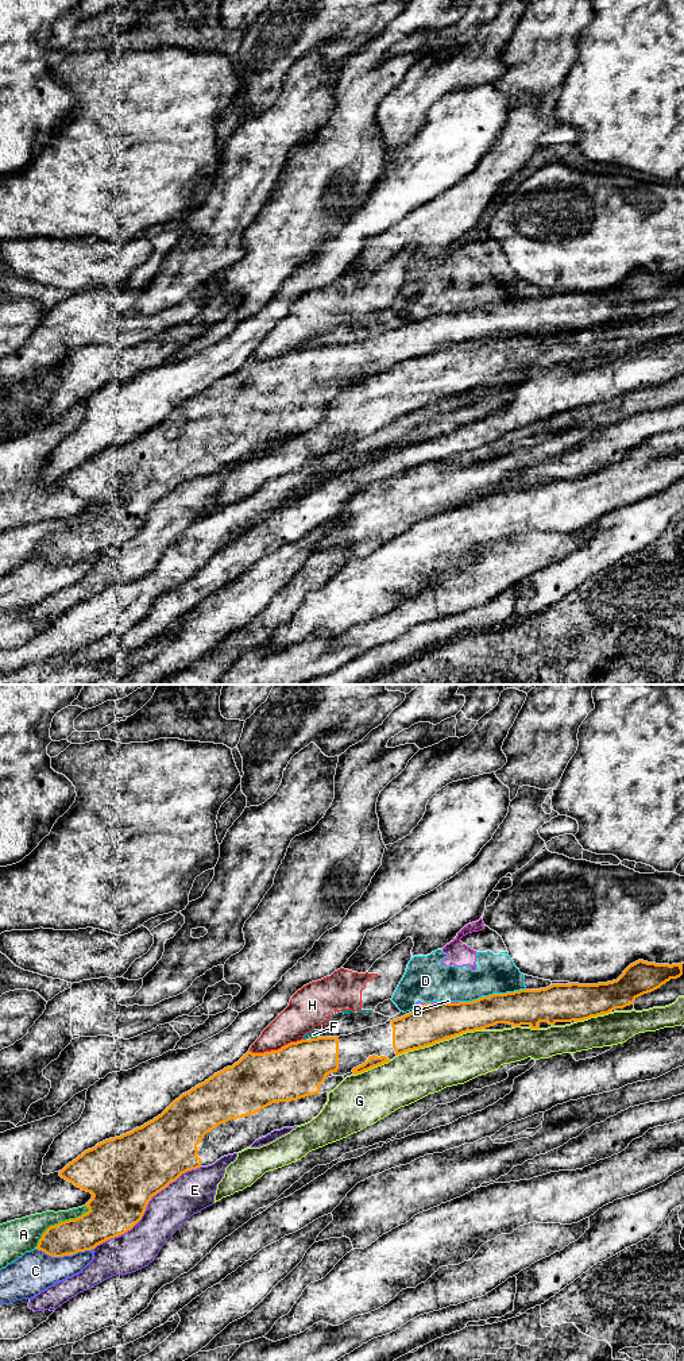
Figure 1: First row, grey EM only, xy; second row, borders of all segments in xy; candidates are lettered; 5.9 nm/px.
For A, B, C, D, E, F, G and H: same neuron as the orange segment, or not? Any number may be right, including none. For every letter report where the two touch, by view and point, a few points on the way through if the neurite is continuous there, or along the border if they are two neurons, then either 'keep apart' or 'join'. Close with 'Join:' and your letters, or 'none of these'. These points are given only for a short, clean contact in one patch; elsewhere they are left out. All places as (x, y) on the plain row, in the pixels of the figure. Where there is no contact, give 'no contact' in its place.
A: contact xy (58, 532); keep apart
B: contact xy (452, 312); border xy (445, 311), (459, 311); keep apart
C: contact xy (64, 563); keep apart
D: contact xy (493, 303); keep apart
E: contact xy (146, 515); keep apart
F: contact xy (313, 347); keep apart
G: contact xy (439, 350); keep apart
H: contact xy (274, 359); border xy (301, 347), (277, 358), (263, 361), (248, 359); keep apart
Join: none of these

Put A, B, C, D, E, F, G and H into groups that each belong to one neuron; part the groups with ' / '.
A / B D F / C / E / G / H

